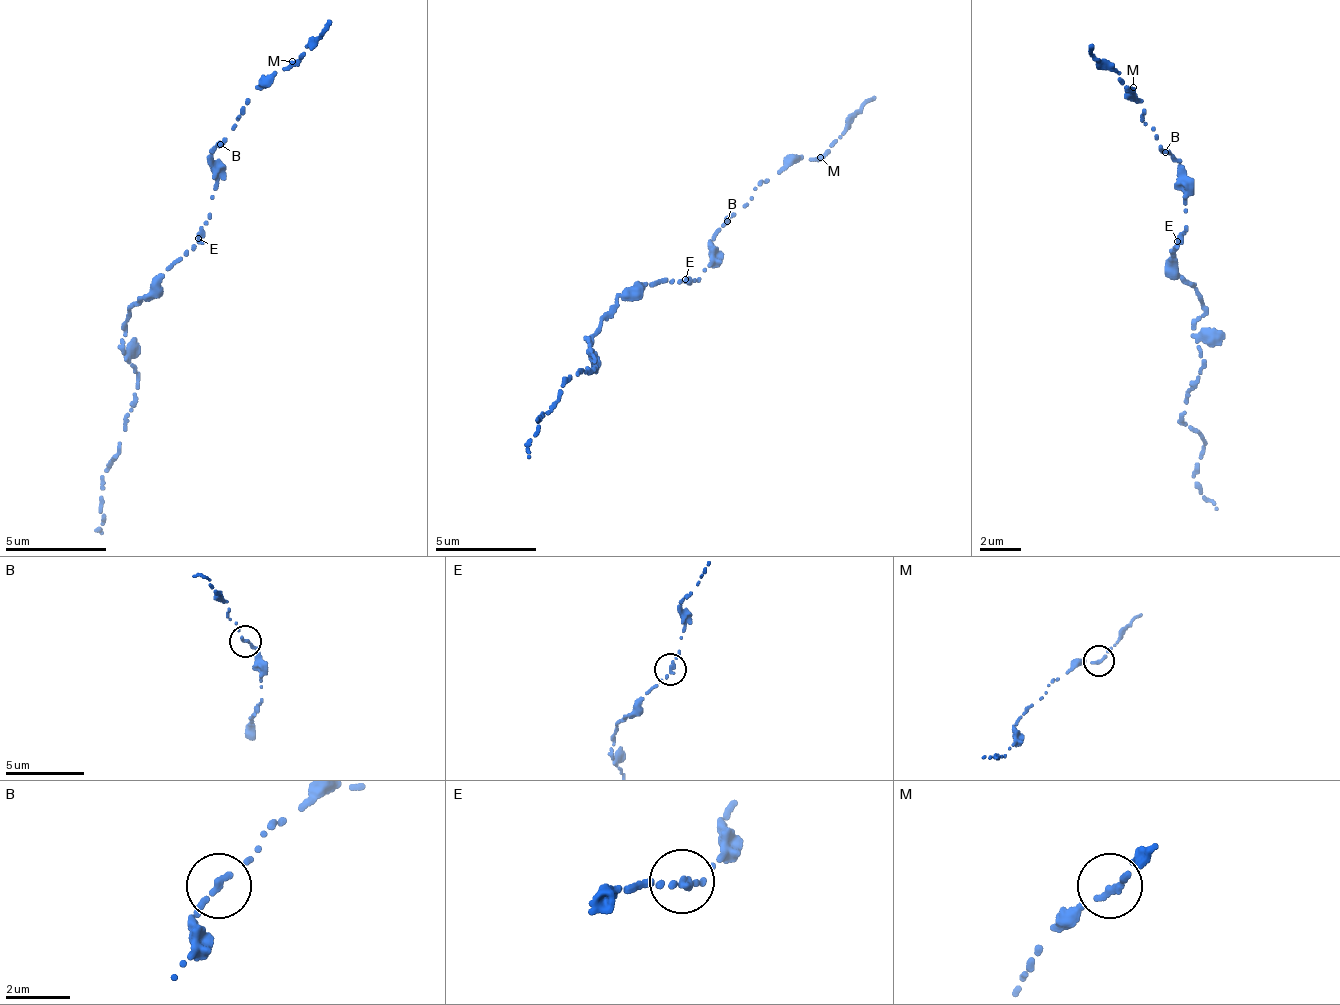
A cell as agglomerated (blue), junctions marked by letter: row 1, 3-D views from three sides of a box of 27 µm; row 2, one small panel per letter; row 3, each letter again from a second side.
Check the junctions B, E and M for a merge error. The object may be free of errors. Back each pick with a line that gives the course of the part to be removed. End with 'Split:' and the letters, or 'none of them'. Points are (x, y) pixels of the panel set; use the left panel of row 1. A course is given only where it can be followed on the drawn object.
Split: none of them

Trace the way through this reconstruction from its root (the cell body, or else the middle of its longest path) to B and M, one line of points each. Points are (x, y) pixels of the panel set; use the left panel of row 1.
B: (191, 247), (197, 240), (197, 231), (208, 218), (213, 196), (212, 147), (220, 144)
M: (191, 247), (208, 218), (213, 196), (212, 147), (224, 142), (234, 130), (242, 106), (258, 87), (292, 61)

